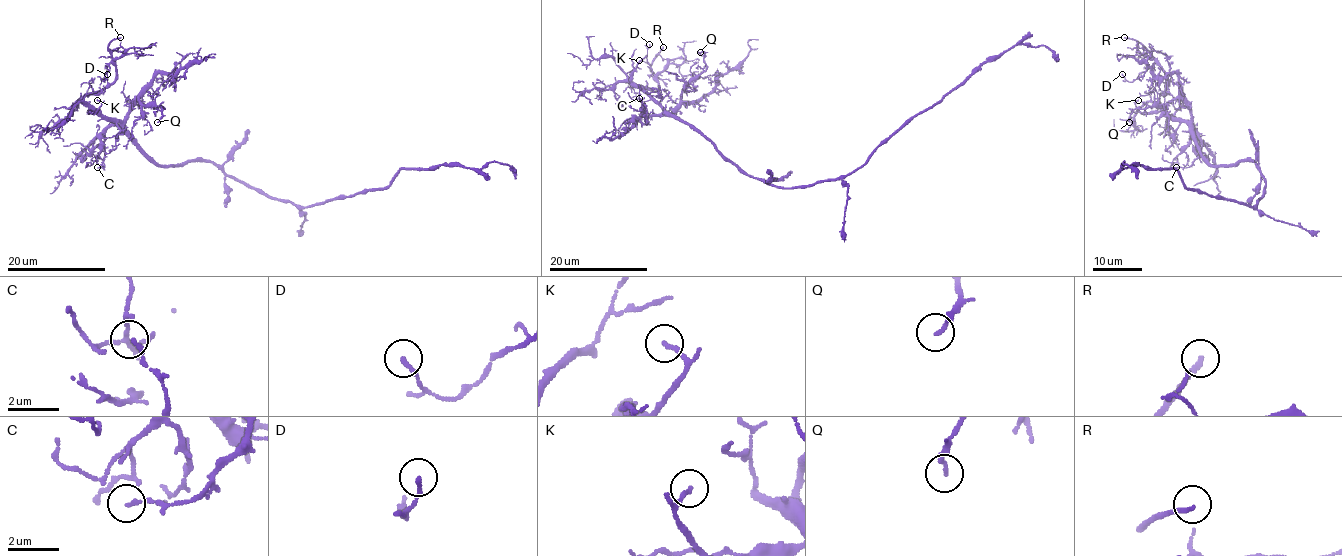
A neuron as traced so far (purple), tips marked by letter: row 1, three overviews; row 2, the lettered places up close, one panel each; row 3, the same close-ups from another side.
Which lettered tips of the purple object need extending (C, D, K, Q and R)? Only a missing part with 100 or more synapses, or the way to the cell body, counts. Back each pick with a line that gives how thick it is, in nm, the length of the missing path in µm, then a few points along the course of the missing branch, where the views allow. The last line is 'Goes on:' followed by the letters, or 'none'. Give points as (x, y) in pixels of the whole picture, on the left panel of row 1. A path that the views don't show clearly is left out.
R: Thickness 180 nm. Missing length about 20 µm. Course of what is missing: (120, 37), (125, 35), (125, 23), (146, 8)
Goes on: R

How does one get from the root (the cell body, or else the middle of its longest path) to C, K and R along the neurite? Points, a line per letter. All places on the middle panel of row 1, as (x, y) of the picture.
C: (786, 187), (771, 186), (743, 173), (689, 123), (668, 116), (652, 116), (647, 124), (647, 108), (639, 98)
K: (786, 187), (743, 173), (689, 123), (671, 117), (631, 81), (643, 58), (639, 60)
R: (786, 187), (743, 173), (689, 123), (625, 82), (657, 91), (650, 65), (663, 47)

